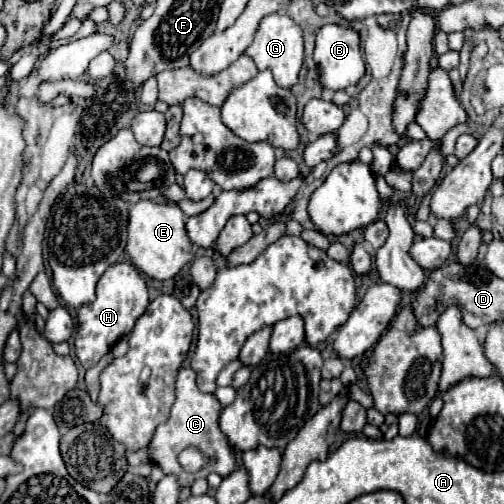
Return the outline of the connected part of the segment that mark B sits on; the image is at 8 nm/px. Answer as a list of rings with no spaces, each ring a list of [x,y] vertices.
[[[324,25],[316,33],[314,63],[320,71],[320,85],[332,91],[356,85],[364,77],[364,59],[360,53],[360,35],[354,29],[340,25]]]

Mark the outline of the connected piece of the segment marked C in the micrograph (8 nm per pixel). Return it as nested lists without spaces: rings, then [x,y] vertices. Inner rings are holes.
[[[182,367],[180,373],[178,373],[178,379],[176,379],[176,403],[172,405],[172,415],[164,425],[160,425],[156,429],[154,439],[148,445],[150,463],[158,465],[164,471],[164,475],[176,475],[180,487],[192,485],[194,479],[206,477],[208,473],[218,473],[220,477],[228,477],[236,469],[236,457],[234,457],[234,453],[228,445],[226,435],[218,427],[218,415],[220,415],[218,399],[210,393],[198,391],[196,373],[190,367]],[[186,447],[196,447],[198,451],[202,451],[210,459],[210,463],[206,467],[202,467],[200,471],[196,471],[196,473],[184,471],[178,465],[176,455]]]

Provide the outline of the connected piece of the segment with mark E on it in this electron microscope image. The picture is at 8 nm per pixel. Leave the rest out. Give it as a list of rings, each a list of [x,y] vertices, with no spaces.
[[[140,199],[134,203],[128,217],[126,253],[144,275],[158,281],[172,279],[186,263],[194,259],[192,243],[186,235],[186,215],[182,209],[176,203],[156,203],[150,199]]]

